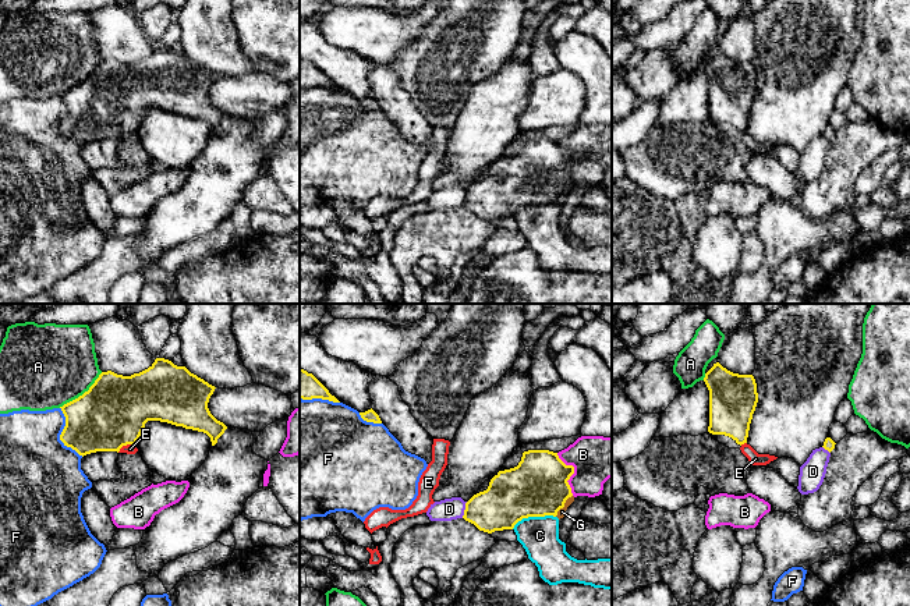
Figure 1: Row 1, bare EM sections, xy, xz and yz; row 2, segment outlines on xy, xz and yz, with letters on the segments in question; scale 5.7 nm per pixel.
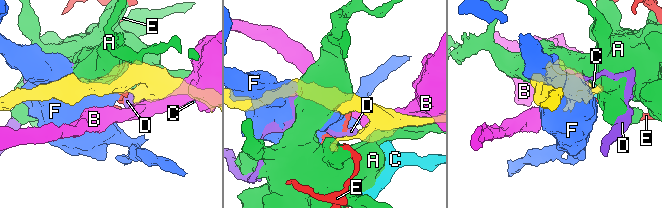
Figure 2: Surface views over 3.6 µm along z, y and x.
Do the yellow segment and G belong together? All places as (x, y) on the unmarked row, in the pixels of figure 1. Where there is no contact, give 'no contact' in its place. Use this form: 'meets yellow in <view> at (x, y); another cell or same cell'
meets yellow in xz at (563, 194); another cell

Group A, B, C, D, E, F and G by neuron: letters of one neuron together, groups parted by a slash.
A F / B C G / D / E

